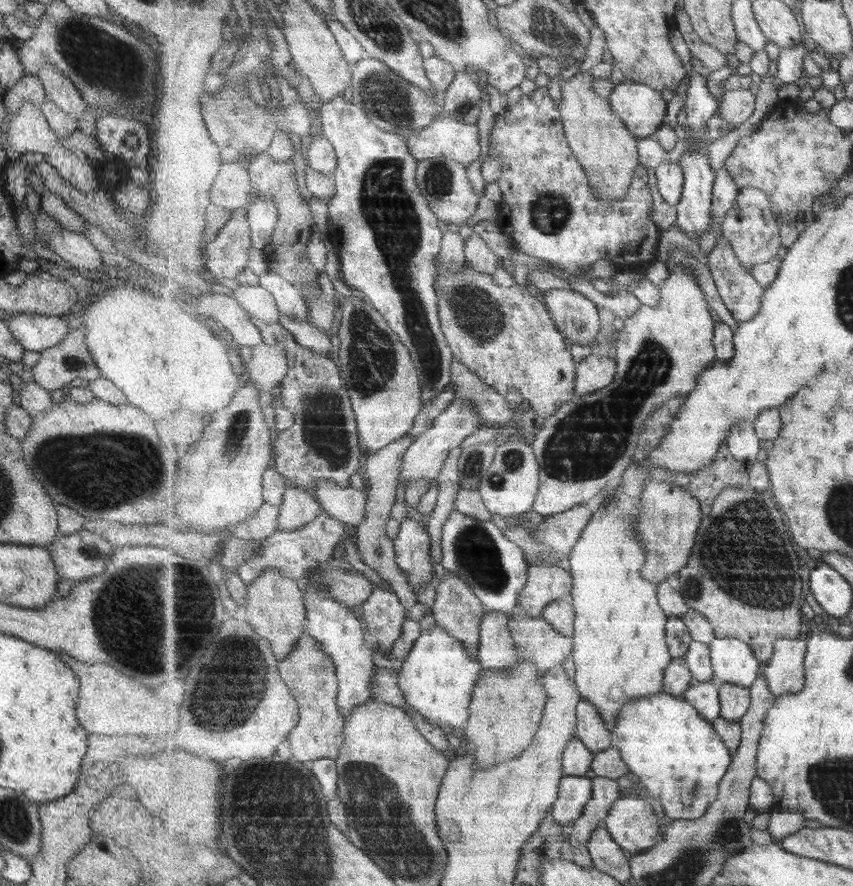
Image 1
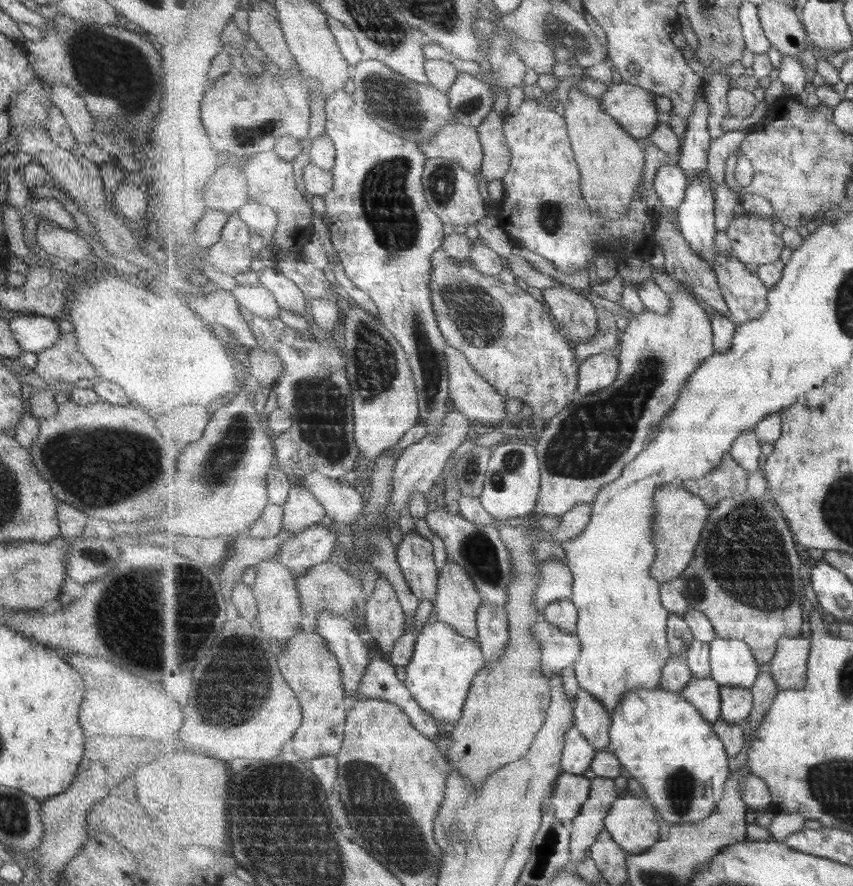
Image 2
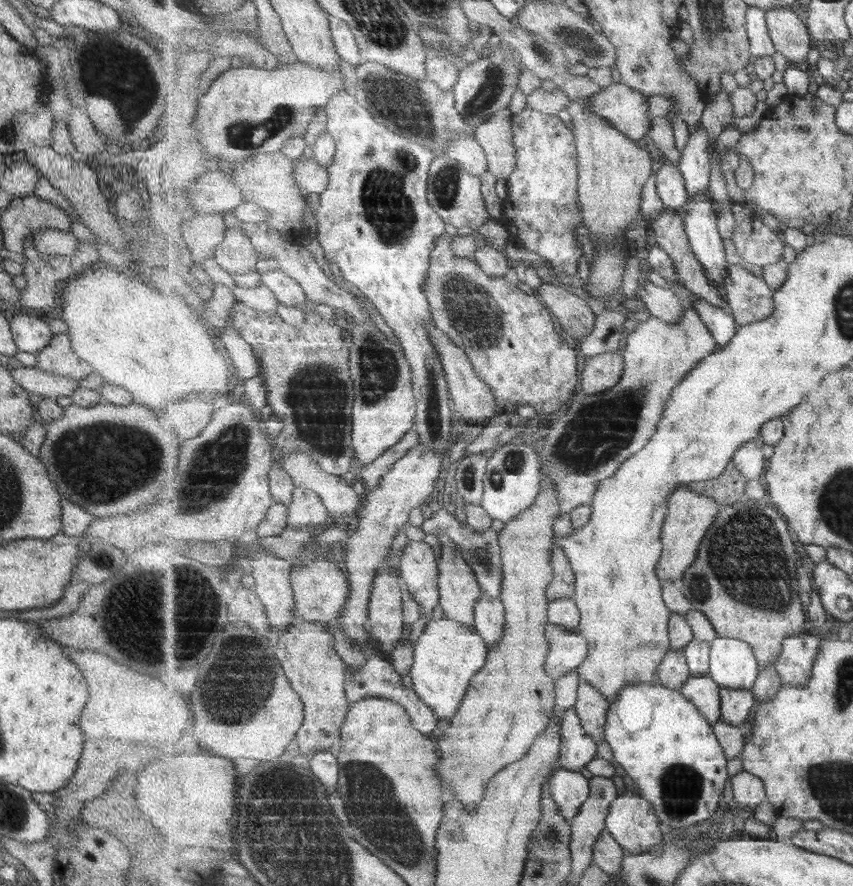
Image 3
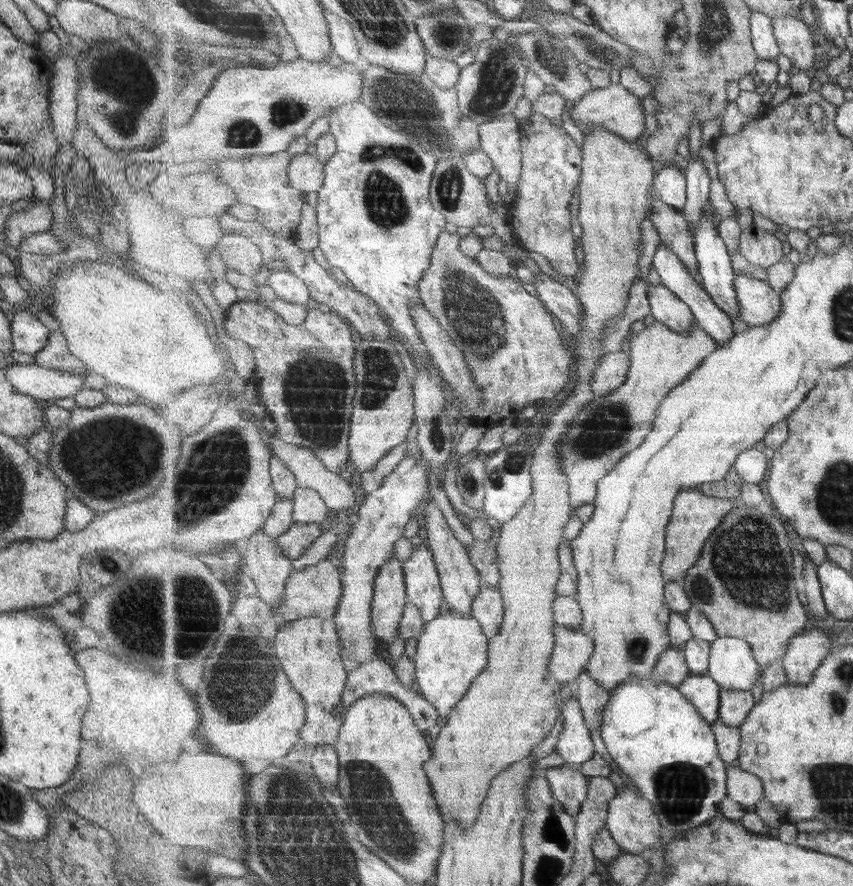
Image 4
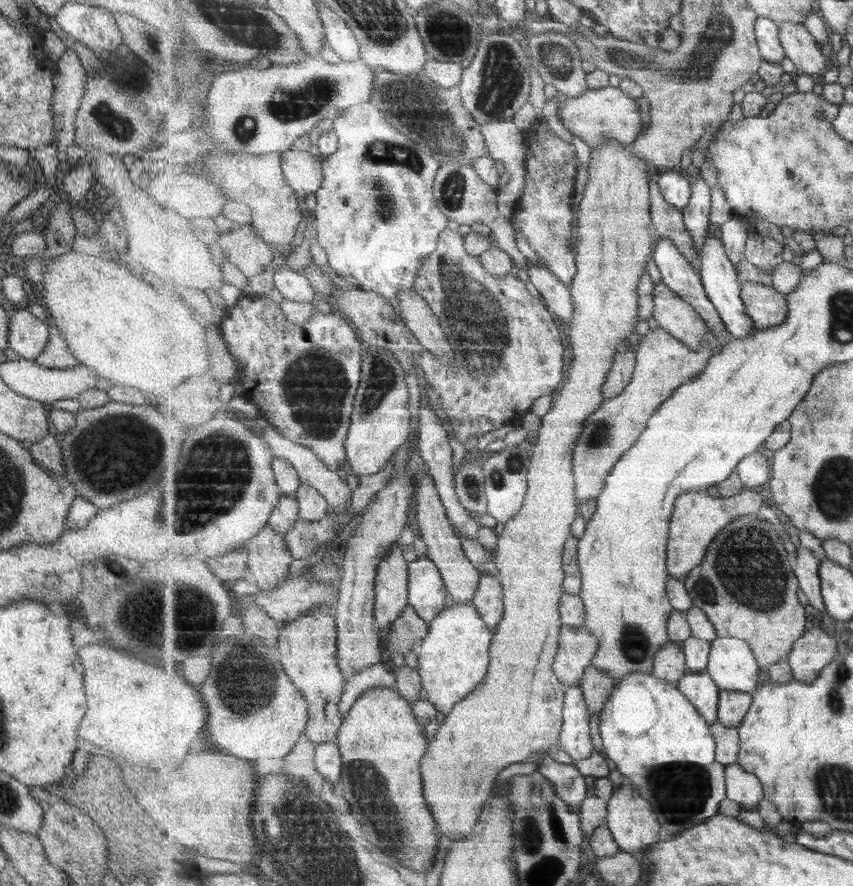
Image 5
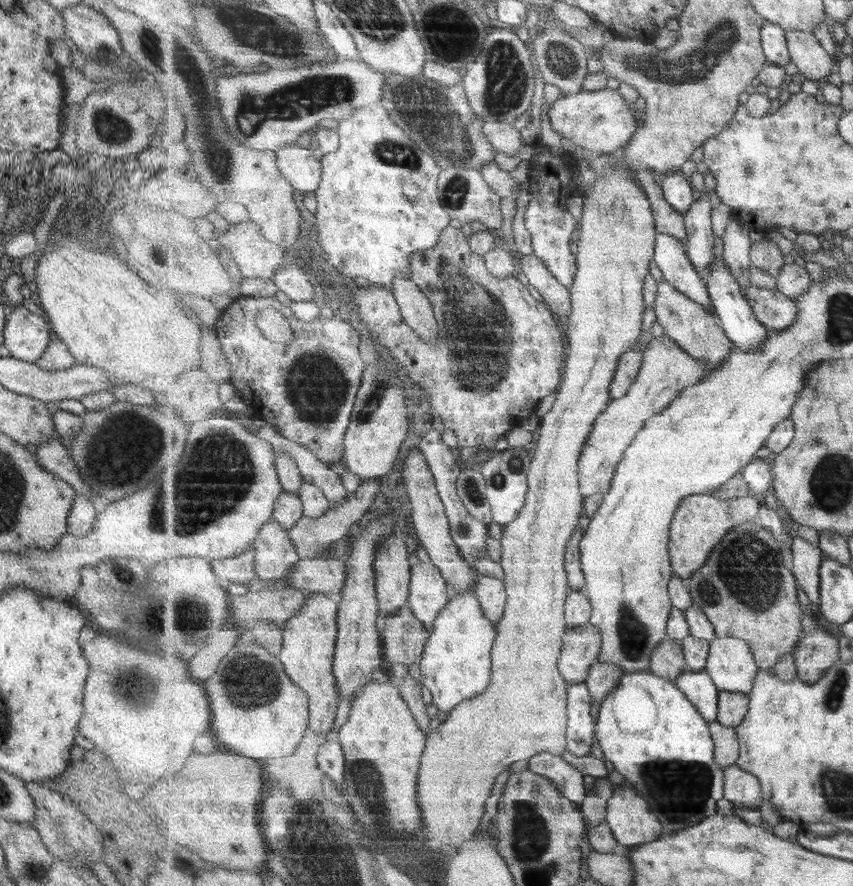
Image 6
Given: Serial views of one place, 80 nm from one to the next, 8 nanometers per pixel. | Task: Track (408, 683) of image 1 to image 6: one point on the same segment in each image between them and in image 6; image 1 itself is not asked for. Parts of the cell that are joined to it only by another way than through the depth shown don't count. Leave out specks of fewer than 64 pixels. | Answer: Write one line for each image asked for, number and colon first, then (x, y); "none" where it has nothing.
2: (445, 663)
3: (448, 655)
4: (452, 651)
5: (453, 660)
6: (456, 665)

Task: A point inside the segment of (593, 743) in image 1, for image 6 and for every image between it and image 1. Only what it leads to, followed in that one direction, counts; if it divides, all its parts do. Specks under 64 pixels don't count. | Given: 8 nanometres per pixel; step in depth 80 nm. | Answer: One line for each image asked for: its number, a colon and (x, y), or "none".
2: (591, 718)
3: (592, 707)
4: (594, 698)
5: (598, 687)
6: (603, 678)

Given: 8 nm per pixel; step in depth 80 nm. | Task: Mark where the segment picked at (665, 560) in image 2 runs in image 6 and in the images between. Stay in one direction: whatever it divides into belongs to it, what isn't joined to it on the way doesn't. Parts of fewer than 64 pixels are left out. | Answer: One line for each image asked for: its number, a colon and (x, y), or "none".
3: (690, 514)
4: (696, 515)
5: (698, 517)
6: (702, 522)

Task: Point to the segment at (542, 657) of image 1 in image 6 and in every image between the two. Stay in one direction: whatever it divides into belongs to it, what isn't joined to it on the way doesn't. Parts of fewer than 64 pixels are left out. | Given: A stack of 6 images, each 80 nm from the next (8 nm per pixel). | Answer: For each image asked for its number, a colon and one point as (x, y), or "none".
2: (559, 650)
3: (568, 649)
4: (573, 650)
5: (578, 646)
6: (582, 645)

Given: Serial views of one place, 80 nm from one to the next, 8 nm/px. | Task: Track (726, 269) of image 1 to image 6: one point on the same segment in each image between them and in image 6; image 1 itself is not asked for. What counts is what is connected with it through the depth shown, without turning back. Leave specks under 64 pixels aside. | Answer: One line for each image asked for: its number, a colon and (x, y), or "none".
2: (746, 295)
3: (751, 299)
4: (759, 303)
5: (766, 306)
6: (776, 311)

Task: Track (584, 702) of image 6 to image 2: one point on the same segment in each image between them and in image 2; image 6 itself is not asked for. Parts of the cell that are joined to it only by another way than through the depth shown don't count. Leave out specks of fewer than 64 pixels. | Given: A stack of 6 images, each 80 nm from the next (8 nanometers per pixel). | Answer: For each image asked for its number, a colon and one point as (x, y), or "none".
2: (579, 753)
3: (578, 749)
4: (574, 745)
5: (576, 737)

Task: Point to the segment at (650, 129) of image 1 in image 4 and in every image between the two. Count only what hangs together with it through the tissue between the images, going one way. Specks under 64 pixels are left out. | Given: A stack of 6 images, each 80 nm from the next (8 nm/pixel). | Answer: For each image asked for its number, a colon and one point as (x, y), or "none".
2: (634, 107)
3: (626, 108)
4: (614, 108)

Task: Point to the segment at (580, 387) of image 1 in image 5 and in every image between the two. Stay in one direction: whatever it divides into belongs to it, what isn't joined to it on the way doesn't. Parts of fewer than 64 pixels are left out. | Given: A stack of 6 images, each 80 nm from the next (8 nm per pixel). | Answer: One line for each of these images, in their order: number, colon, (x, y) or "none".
2: (597, 372)
3: (602, 372)
4: (612, 372)
5: (620, 376)

